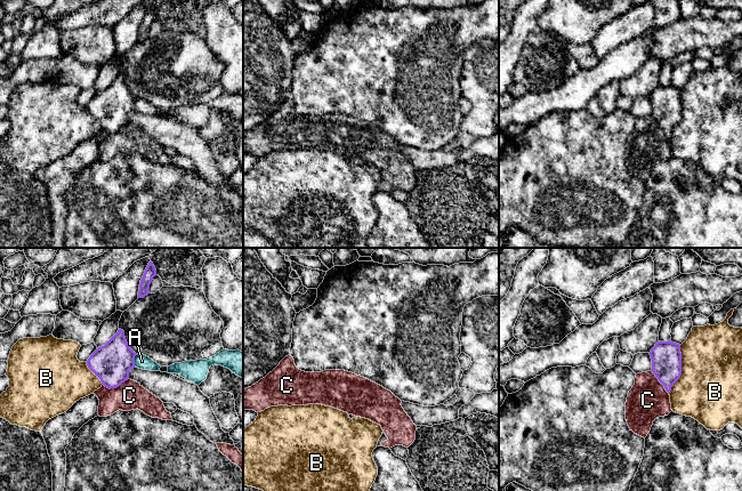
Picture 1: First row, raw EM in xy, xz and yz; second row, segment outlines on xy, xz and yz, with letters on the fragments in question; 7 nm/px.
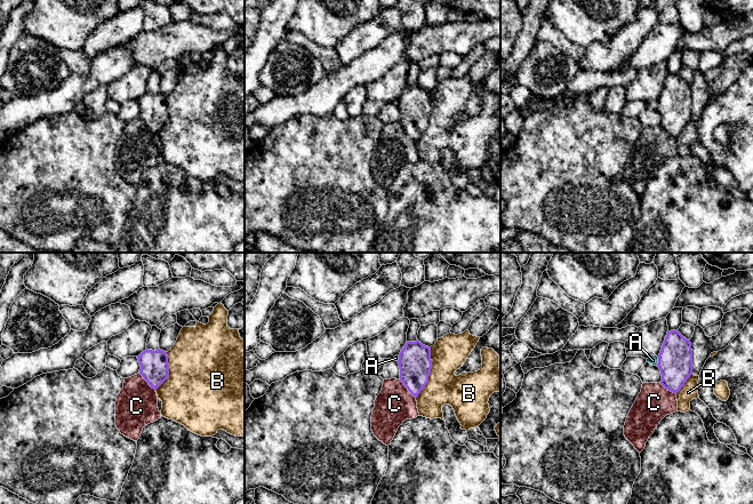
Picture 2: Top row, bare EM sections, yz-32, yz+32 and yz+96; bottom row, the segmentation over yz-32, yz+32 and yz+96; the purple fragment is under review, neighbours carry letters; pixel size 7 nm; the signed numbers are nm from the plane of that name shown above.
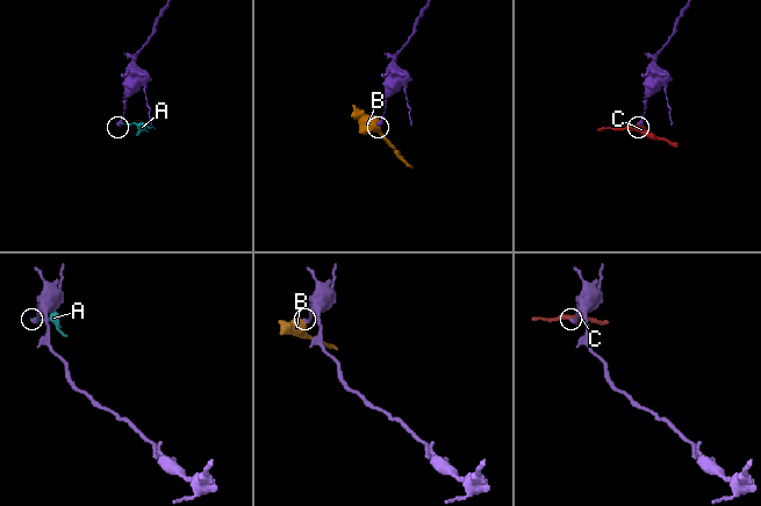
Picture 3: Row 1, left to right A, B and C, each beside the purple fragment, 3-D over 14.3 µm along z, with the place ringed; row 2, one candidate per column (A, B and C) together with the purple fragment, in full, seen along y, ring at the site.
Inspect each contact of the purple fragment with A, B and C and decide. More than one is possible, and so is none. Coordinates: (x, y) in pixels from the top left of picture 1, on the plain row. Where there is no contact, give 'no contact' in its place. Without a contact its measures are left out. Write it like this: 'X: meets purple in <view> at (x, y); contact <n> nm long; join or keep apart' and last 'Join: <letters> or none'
A: meets purple in xy at (134, 104); contact 90 nm long; keep apart
B: meets purple in yz at (680, 113); contact 340 nm long; keep apart
C: meets purple in xy at (115, 131); contact 190 nm long; keep apart
Join: none

